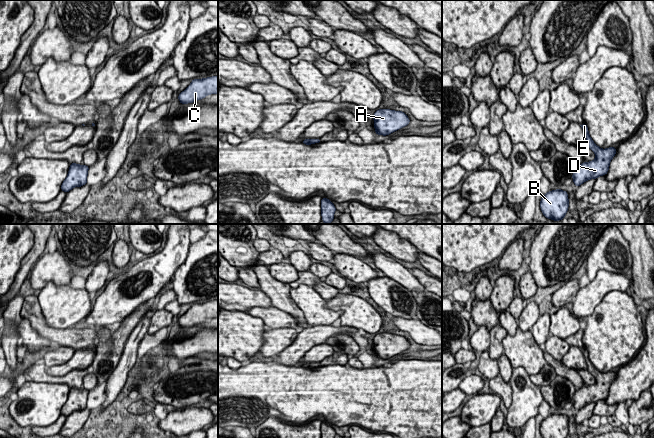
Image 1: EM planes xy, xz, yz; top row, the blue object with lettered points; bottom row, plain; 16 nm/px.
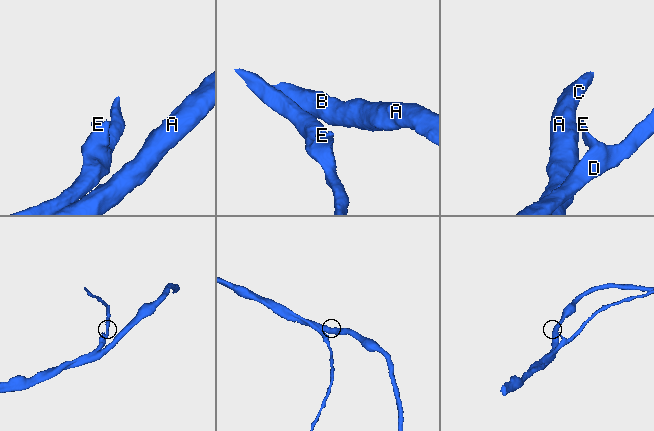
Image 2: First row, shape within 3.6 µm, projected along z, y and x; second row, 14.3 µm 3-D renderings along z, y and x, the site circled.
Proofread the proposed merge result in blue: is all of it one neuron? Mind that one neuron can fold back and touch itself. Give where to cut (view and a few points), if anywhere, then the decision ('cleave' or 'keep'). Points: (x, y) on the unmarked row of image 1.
no cut | keep

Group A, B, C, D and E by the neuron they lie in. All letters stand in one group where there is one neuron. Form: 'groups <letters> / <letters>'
groups A B C D E

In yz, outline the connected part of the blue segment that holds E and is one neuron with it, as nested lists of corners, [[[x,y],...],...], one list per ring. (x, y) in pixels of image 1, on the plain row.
[[[580,349],[584,355],[587,370],[595,377],[593,385],[584,386],[575,392],[572,402],[576,411],[590,403],[597,403],[599,400],[606,399],[612,382],[616,378],[615,371],[602,373],[591,363],[587,349]]]

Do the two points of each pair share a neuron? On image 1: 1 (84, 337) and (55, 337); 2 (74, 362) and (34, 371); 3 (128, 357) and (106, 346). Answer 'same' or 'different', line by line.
1: same
2: different
3: different

